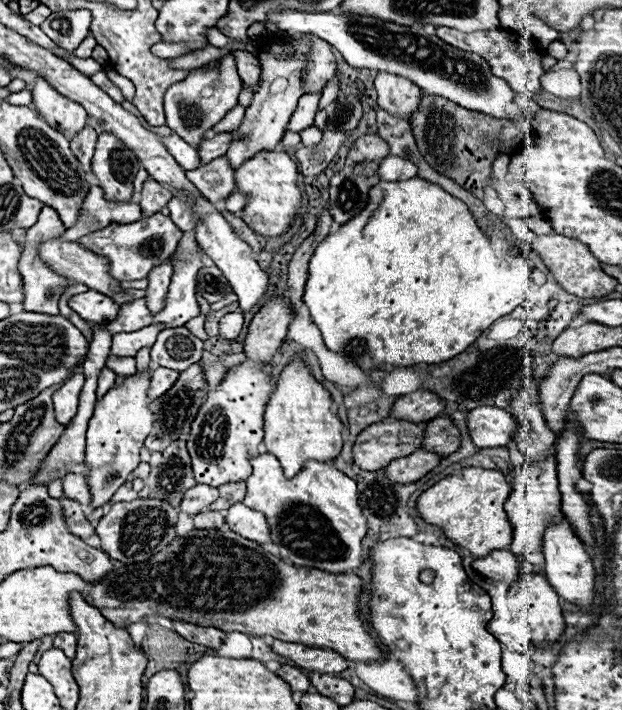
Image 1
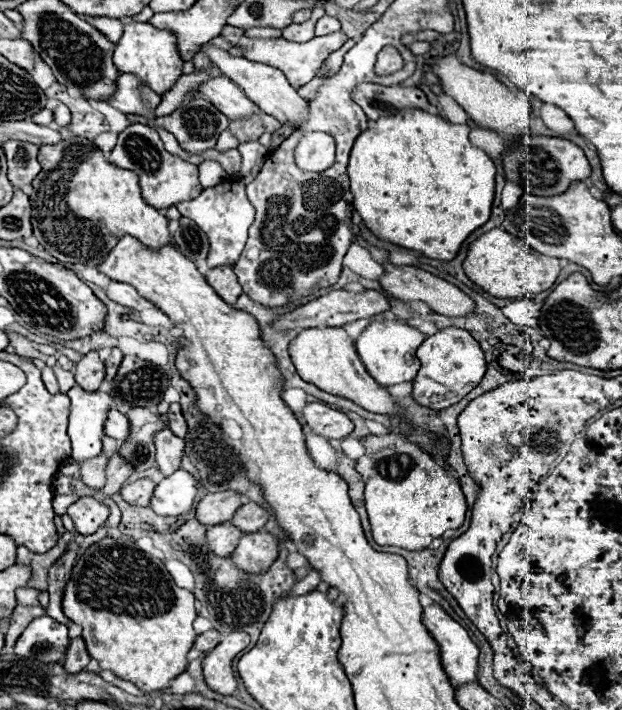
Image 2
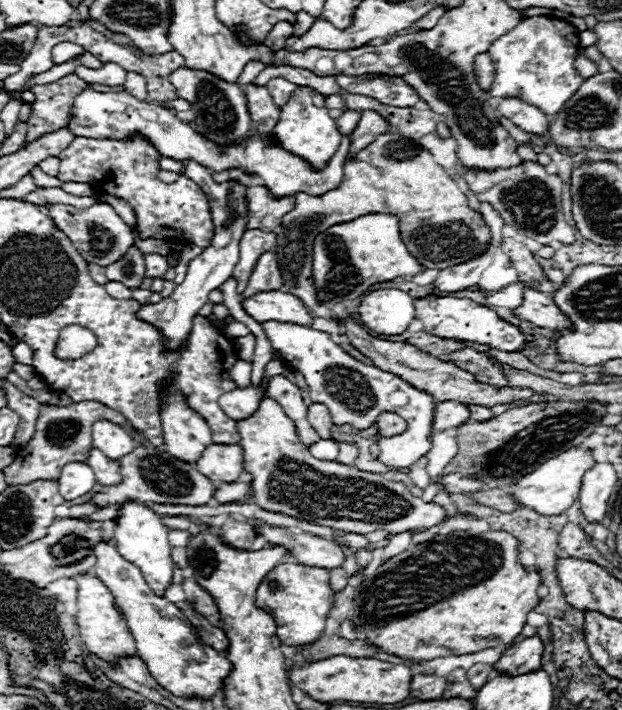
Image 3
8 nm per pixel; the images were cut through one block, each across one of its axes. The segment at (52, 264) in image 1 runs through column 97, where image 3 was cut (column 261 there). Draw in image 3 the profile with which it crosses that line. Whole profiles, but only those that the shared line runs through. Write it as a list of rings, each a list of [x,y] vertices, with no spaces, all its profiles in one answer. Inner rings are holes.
[[[264,252],[250,276],[246,294],[242,296],[252,296],[254,292],[262,292],[262,290],[278,290],[282,286],[282,276],[278,270],[278,260],[274,252]]]

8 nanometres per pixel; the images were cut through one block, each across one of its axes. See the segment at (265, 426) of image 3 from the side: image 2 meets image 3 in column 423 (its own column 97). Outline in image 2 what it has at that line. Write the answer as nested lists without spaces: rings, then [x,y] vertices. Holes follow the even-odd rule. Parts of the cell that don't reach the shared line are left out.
[[[84,496],[68,508],[68,516],[74,520],[76,530],[88,536],[94,534],[108,520],[110,508],[92,496]]]

